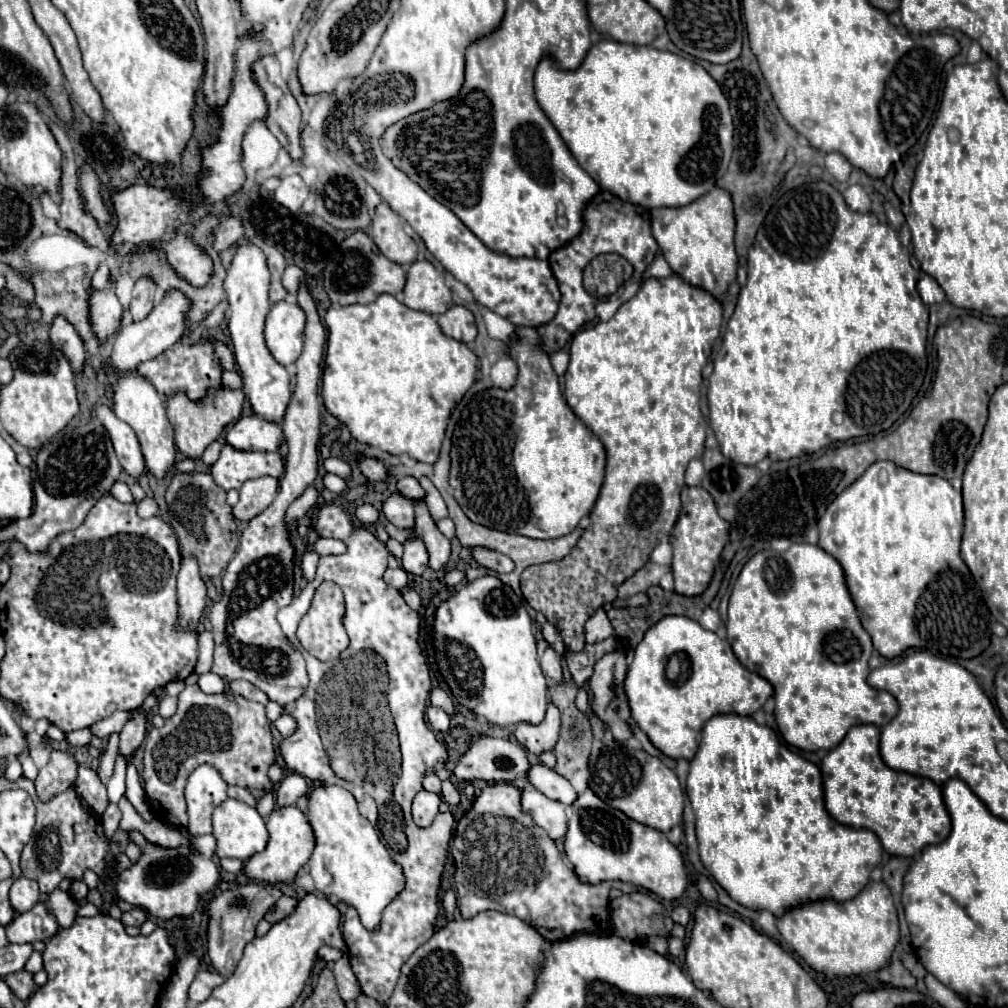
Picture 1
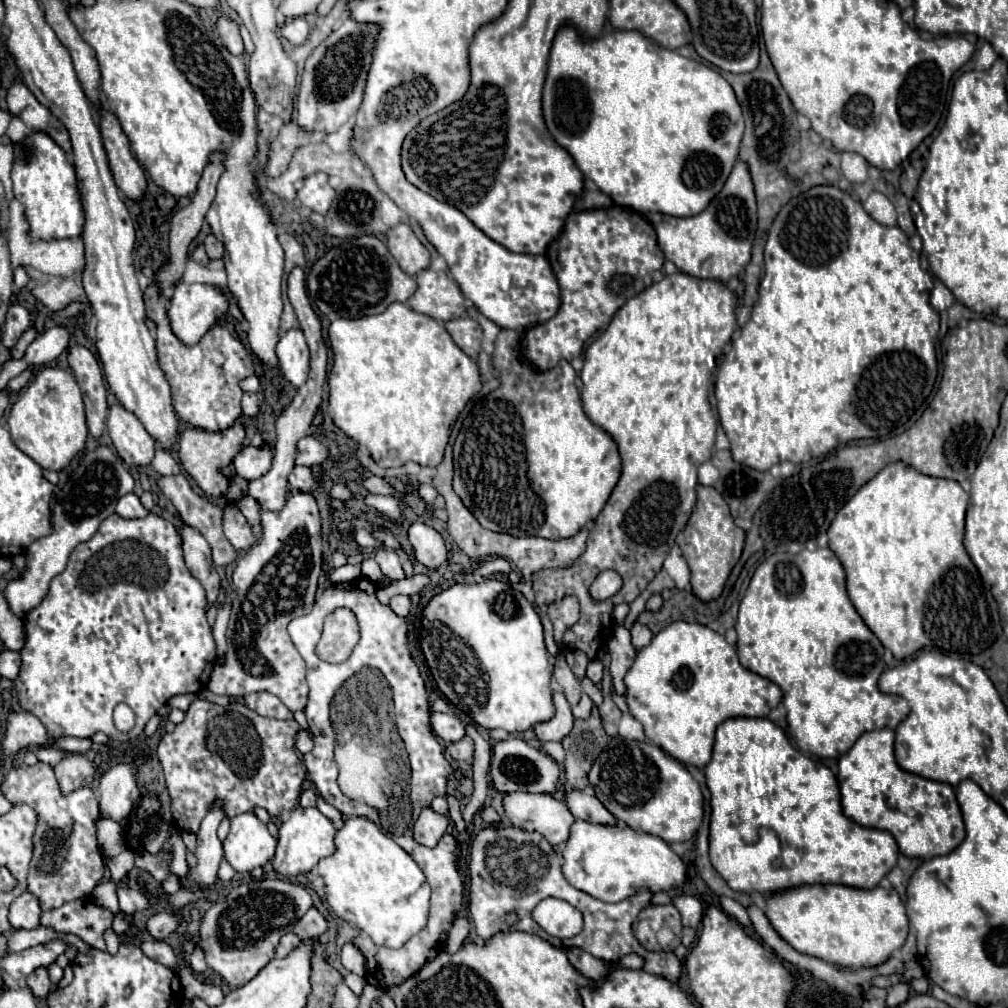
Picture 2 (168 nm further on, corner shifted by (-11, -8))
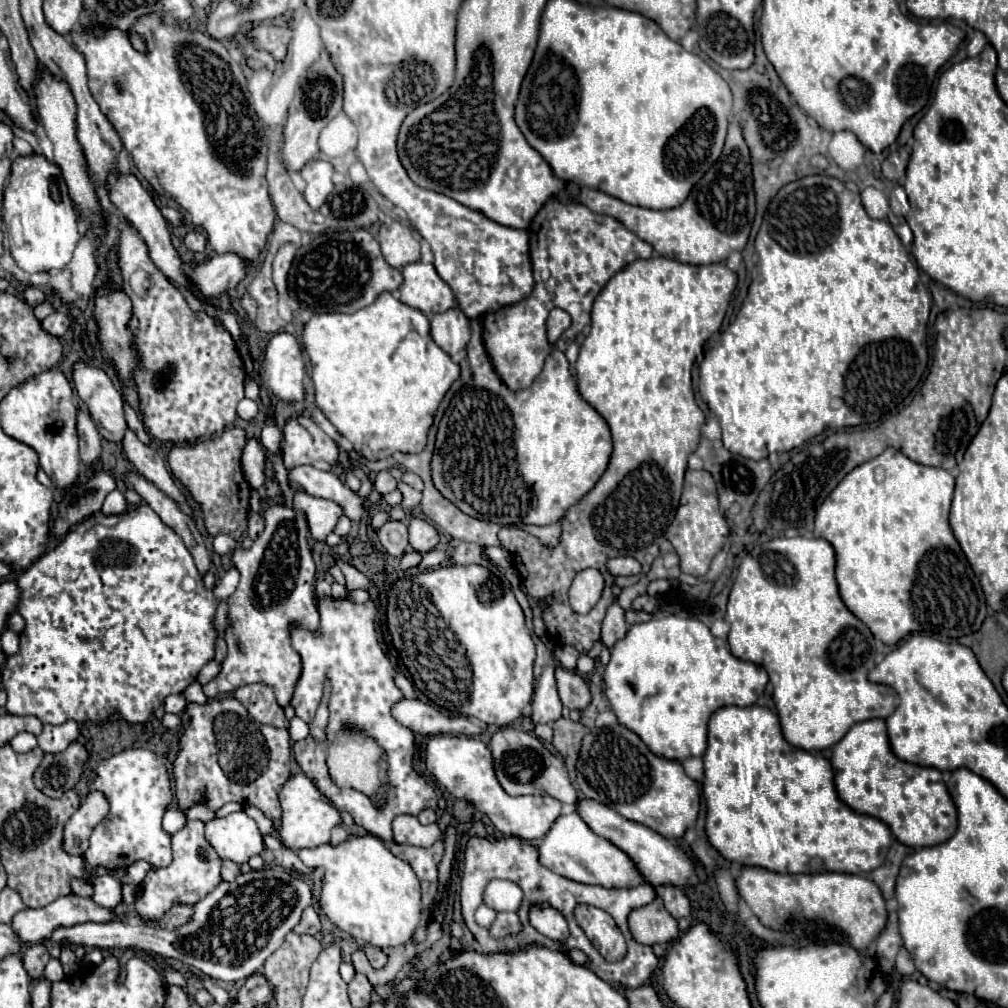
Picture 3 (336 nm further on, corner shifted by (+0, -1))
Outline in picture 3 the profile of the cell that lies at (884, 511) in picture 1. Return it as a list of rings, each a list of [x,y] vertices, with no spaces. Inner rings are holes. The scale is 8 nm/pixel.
[[[886,448],[878,458],[872,458],[868,462],[860,464],[858,468],[854,468],[834,488],[834,492],[822,502],[822,506],[816,510],[814,536],[830,542],[834,546],[834,550],[836,550],[836,582],[838,582],[838,588],[840,588],[842,602],[848,606],[848,610],[858,620],[862,620],[870,628],[870,632],[874,634],[874,638],[882,640],[888,646],[898,644],[906,634],[912,634],[912,632],[926,632],[926,636],[934,636],[936,640],[942,640],[942,642],[958,640],[962,636],[978,632],[980,626],[982,626],[982,622],[986,620],[986,602],[984,602],[984,594],[982,594],[980,582],[978,582],[976,574],[970,570],[968,560],[966,560],[960,544],[956,542],[956,538],[954,538],[954,534],[950,530],[950,524],[948,524],[948,512],[950,512],[952,492],[954,492],[954,476],[950,472],[946,472],[944,468],[930,468],[930,466],[916,464],[908,456],[904,456],[902,452],[898,452],[894,448]]]

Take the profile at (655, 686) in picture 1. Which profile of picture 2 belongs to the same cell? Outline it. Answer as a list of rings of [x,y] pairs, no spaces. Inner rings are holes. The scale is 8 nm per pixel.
[[[675,621],[657,633],[651,643],[637,651],[631,669],[625,675],[625,699],[631,715],[643,725],[653,745],[685,765],[705,767],[713,751],[713,735],[719,723],[729,717],[767,717],[781,701],[781,689],[773,681],[741,667],[735,647],[706,625]]]

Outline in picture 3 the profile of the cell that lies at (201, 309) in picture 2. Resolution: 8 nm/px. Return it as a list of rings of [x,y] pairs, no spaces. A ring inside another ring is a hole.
[[[236,254],[214,256],[204,264],[198,264],[186,272],[190,276],[190,284],[206,296],[206,300],[220,298],[226,290],[236,288],[238,282],[246,276],[246,262]]]

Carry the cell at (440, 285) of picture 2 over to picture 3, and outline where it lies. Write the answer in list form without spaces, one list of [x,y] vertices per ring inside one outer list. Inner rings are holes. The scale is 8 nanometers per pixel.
[[[412,262],[402,268],[404,282],[400,286],[400,300],[426,316],[446,312],[454,306],[452,288],[438,276],[432,264]]]

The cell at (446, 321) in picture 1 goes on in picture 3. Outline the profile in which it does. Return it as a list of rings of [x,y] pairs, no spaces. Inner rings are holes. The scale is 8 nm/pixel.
[[[450,308],[442,314],[434,314],[430,320],[434,342],[450,356],[466,348],[470,340],[470,320],[460,308]]]

